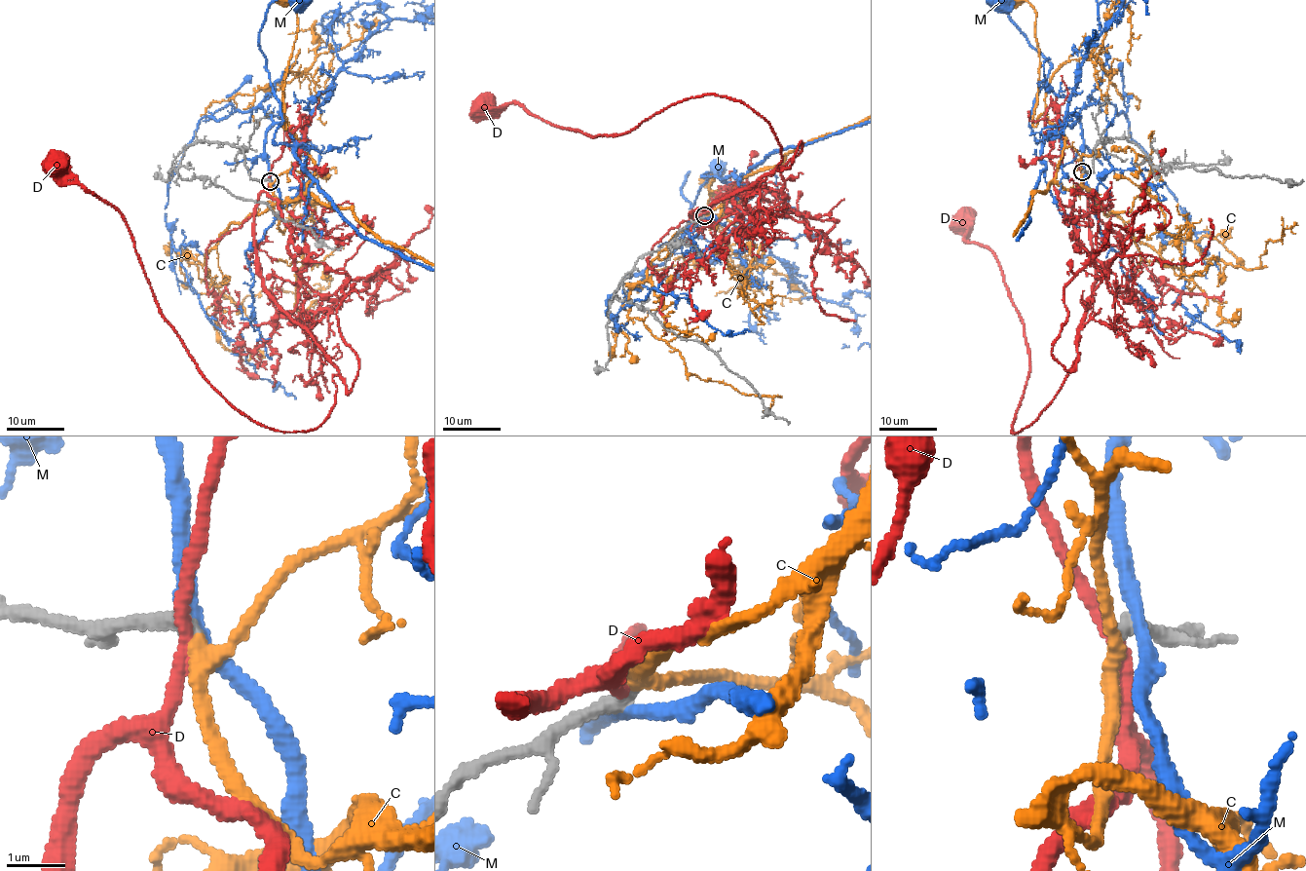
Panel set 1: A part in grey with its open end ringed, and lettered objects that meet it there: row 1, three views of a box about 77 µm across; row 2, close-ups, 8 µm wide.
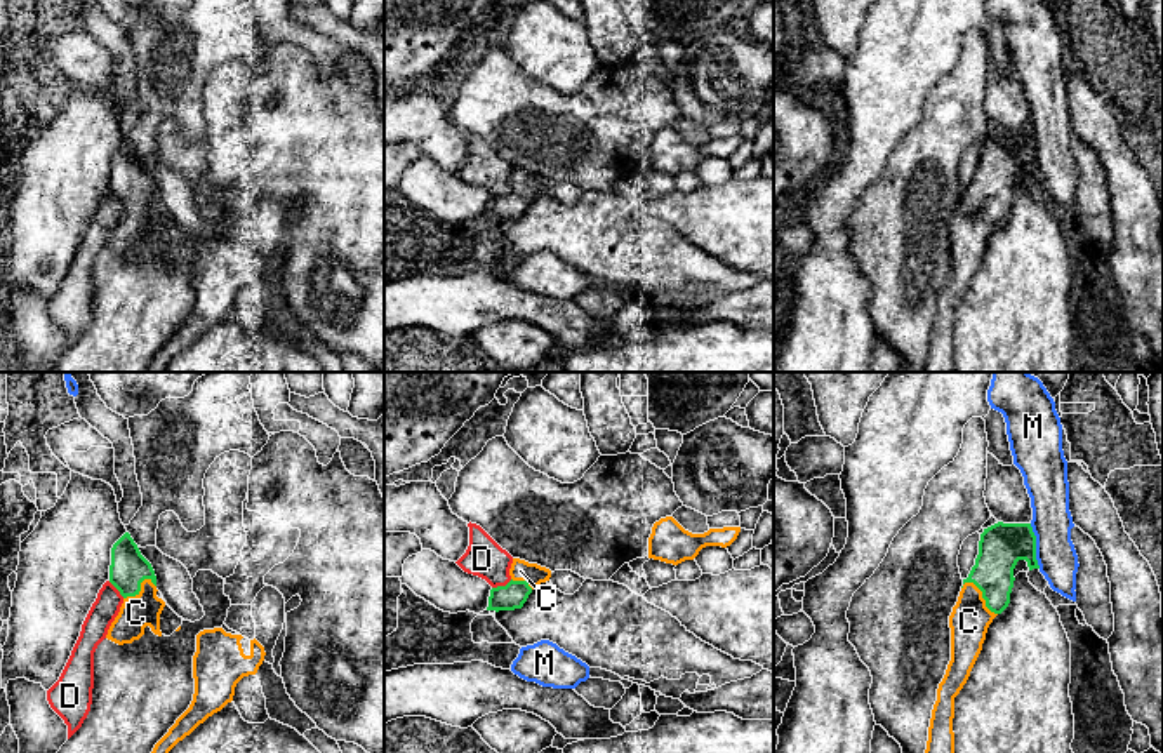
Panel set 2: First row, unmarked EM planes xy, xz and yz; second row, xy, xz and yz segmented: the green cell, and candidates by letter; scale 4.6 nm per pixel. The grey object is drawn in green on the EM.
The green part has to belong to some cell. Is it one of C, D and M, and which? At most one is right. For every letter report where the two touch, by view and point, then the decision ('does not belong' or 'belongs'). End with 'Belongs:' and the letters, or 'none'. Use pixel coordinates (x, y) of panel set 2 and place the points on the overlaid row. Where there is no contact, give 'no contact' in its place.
C: contact yz (983, 597); belongs
D: contact xz (501, 586); does not belong
M: contact yz (1035, 546); does not belong
Belongs: C

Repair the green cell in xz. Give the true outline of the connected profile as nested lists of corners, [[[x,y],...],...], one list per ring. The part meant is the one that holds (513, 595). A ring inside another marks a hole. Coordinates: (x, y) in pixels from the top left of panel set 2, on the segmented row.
[[[513,558],[509,569],[511,581],[506,586],[490,590],[487,610],[515,610],[522,609],[528,595],[541,583],[549,581],[551,570],[537,563]]]

